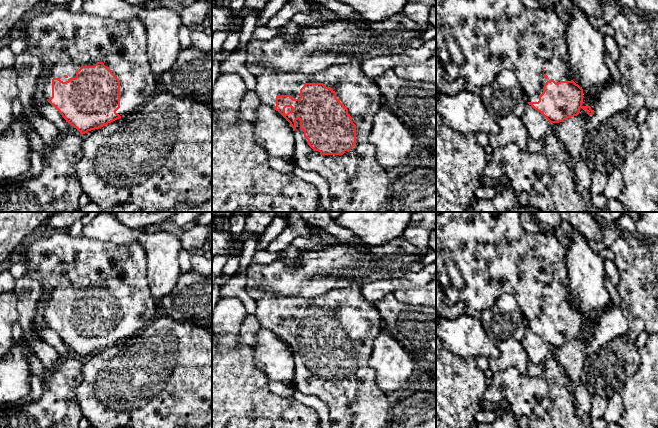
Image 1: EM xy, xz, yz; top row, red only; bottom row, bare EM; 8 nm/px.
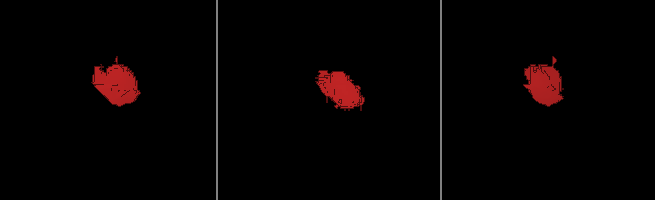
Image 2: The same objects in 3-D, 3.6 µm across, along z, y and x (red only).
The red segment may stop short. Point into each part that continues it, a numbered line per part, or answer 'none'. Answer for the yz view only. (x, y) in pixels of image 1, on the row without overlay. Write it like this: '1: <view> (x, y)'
1: yz (485, 254)

